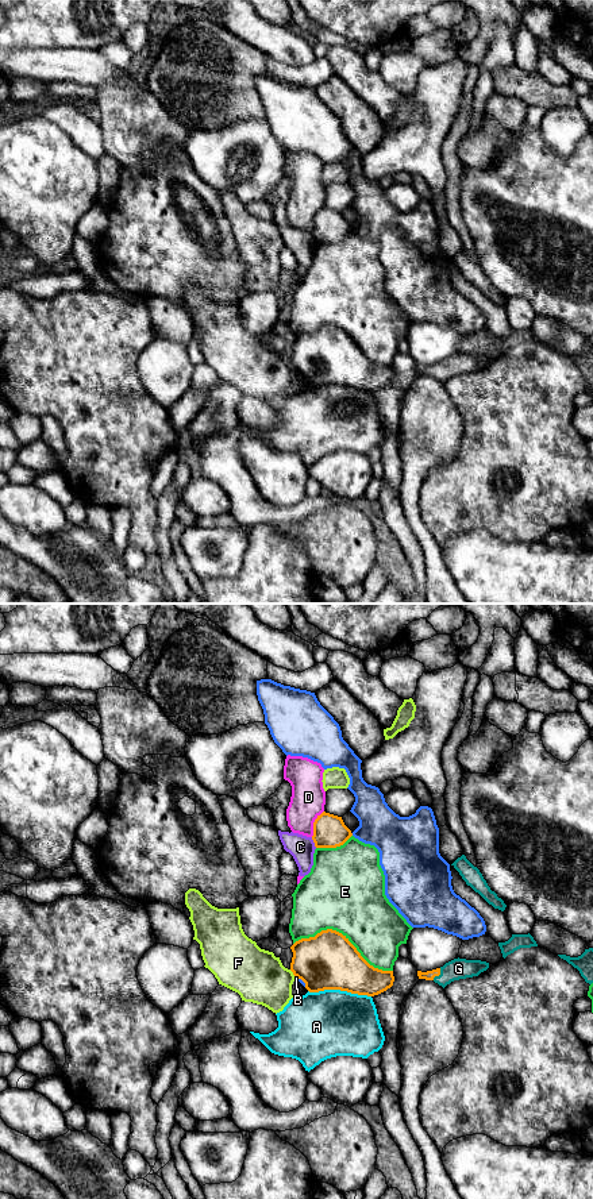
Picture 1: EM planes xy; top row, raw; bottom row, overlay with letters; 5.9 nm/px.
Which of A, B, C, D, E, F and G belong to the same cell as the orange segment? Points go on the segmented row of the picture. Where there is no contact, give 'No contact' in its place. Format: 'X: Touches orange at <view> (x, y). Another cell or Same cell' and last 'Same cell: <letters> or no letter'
A: Touches orange at xy (339, 989). Another cell
B: Touches orange at xy (301, 979). Another cell
C: Touches orange at xy (314, 841). Another cell
D: Touches orange at xy (314, 824). Another cell
E: Touches orange at xy (343, 936). Another cell
F: Touches orange at xy (292, 971). Another cell
G: Touches orange at xy (438, 975). Same cell
Same cell: G

